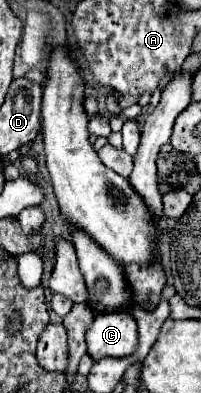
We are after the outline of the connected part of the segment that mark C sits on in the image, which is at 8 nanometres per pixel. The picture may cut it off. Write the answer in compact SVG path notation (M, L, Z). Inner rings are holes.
M128 311L98 313L88 327L88 355L98 361L102 357L128 357L138 349L138 325Z

